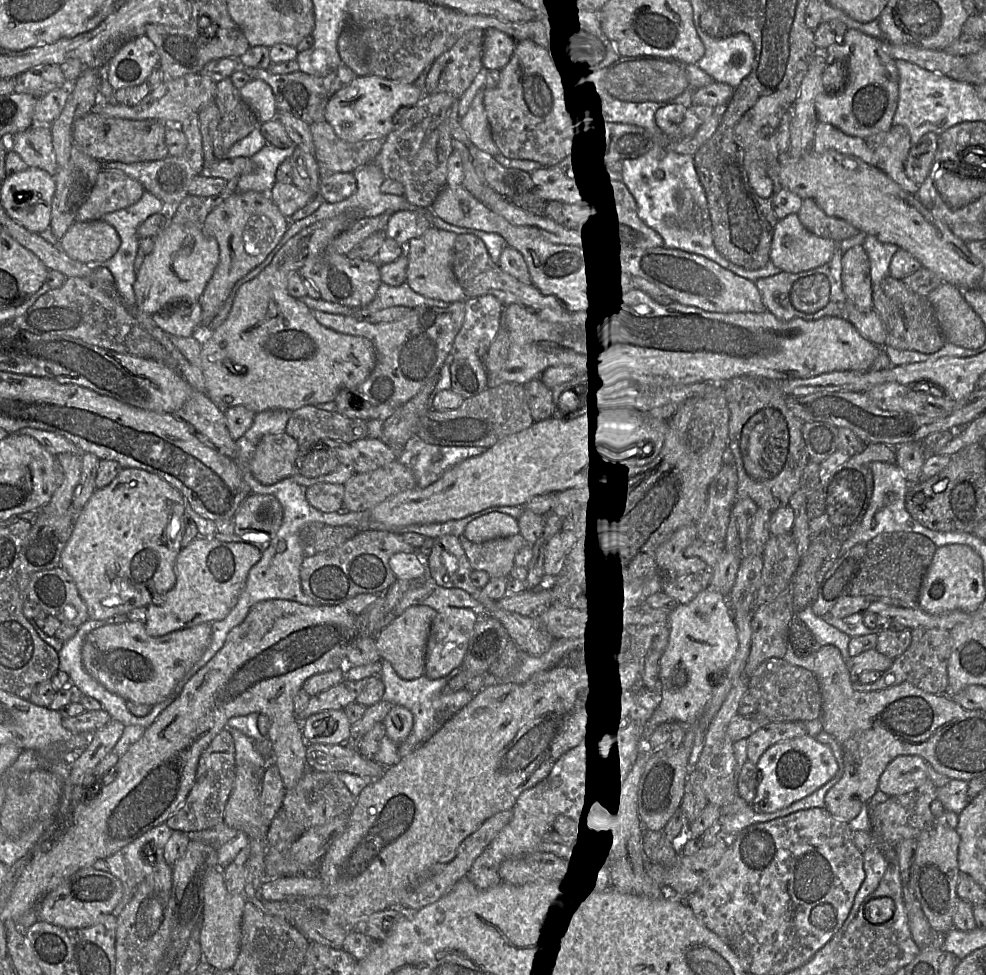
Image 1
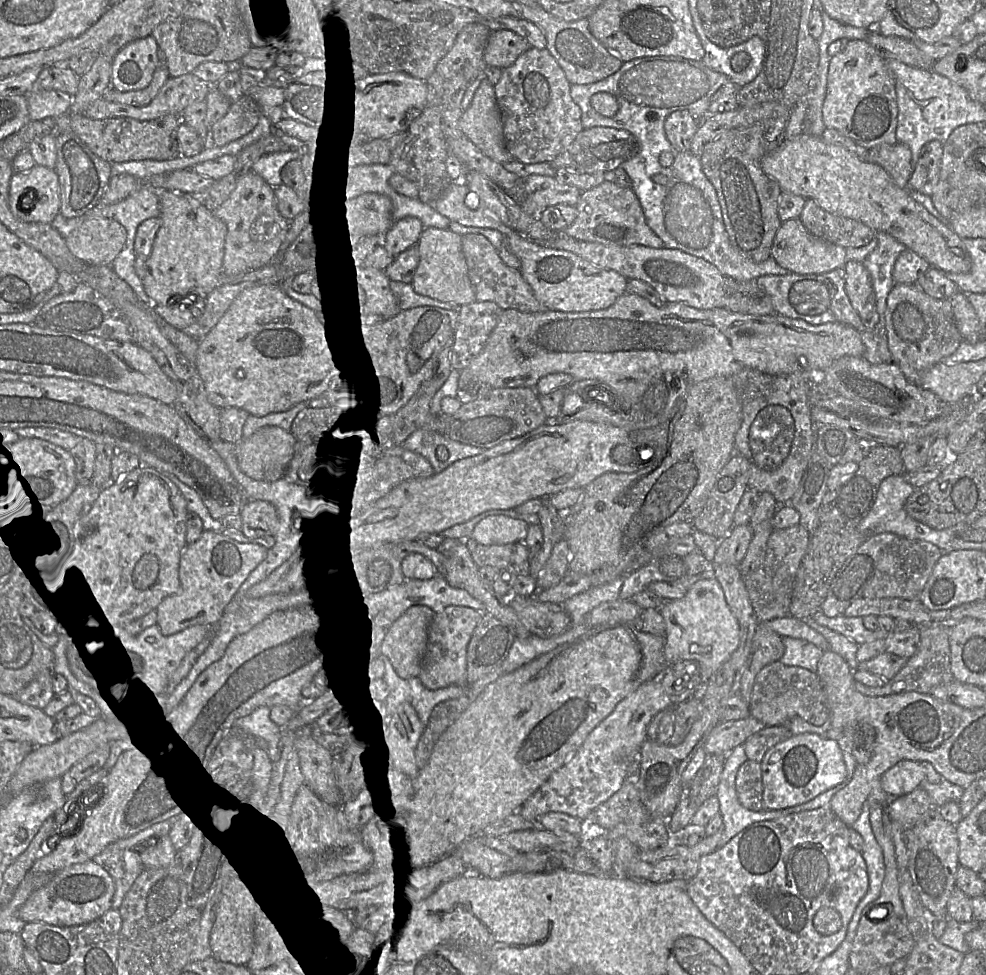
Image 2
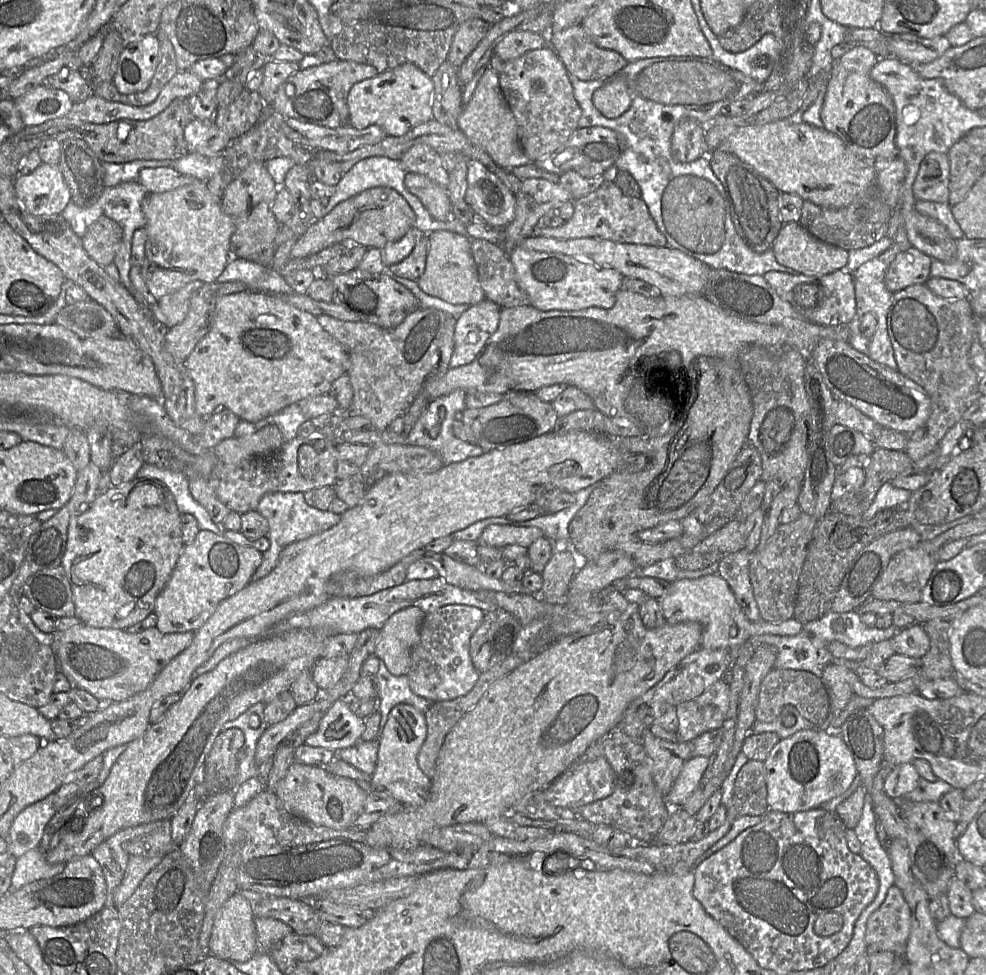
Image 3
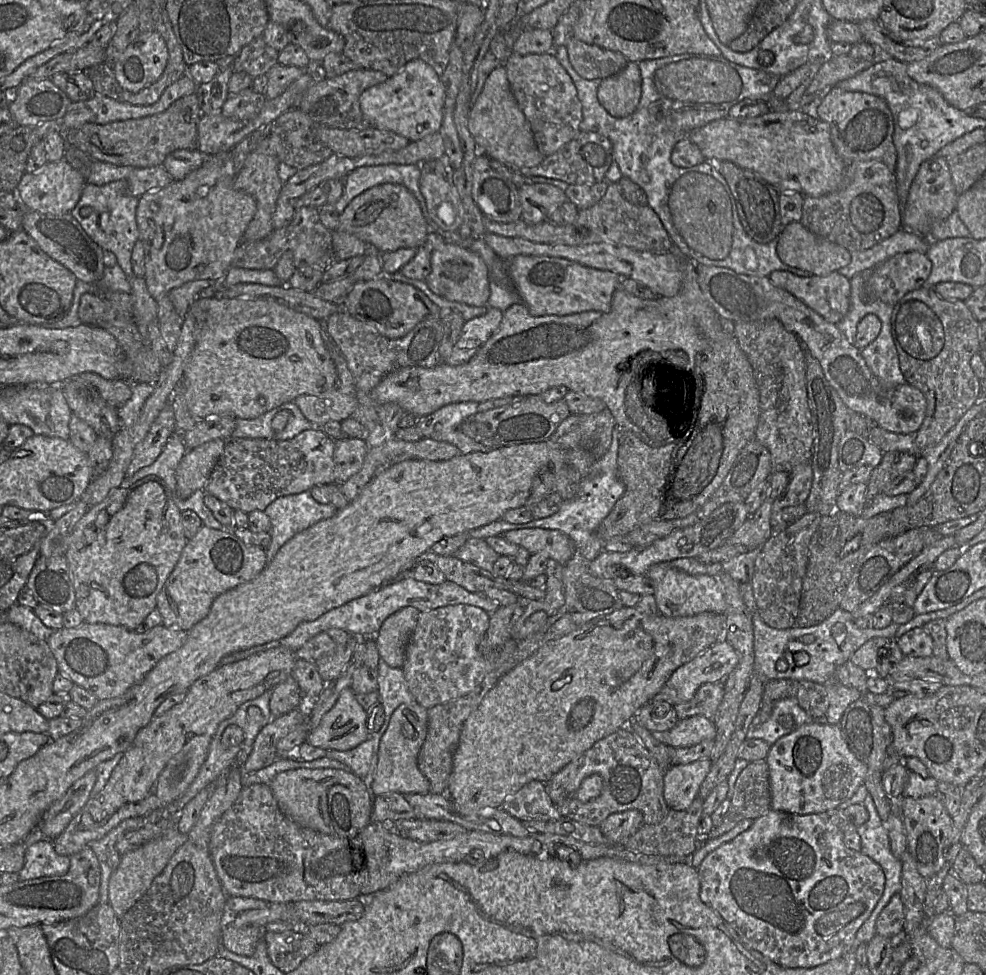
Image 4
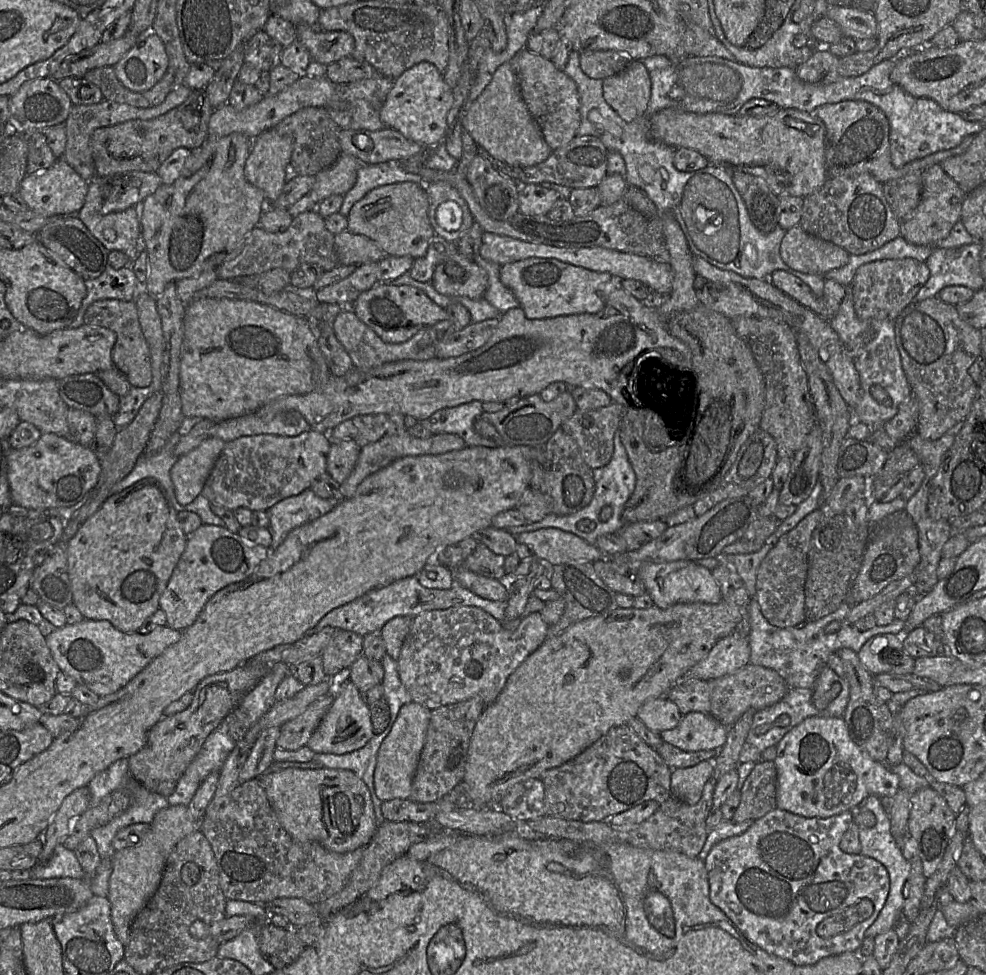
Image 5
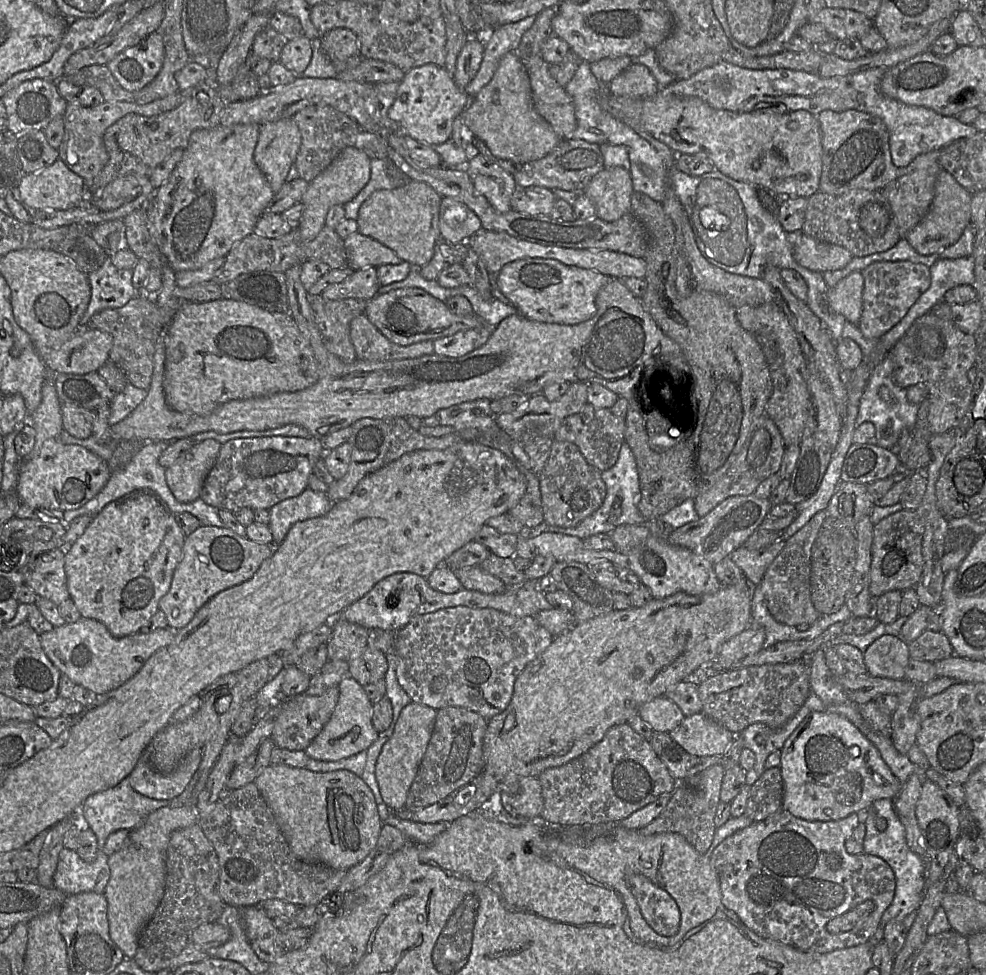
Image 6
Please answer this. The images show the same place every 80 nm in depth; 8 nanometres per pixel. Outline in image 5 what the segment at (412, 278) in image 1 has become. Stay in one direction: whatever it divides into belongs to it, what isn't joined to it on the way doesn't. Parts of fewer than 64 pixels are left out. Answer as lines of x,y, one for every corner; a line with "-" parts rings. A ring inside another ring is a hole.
458,252
436,267
431,283
440,294
477,300
484,298
488,276
477,263

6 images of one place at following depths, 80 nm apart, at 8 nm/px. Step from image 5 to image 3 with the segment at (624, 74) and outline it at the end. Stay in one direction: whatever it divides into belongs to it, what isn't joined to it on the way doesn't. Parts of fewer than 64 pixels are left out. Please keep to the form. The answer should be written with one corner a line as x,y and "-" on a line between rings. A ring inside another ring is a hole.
614,76
593,93
592,101
602,115
615,119
630,108
632,100
625,79

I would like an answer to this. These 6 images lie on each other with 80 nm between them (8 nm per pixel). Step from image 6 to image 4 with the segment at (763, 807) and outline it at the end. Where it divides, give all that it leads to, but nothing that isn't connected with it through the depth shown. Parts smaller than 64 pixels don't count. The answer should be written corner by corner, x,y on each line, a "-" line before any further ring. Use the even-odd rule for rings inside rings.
759,760
755,762
750,762
745,769
741,772
736,780
736,784
734,787
734,793
731,799
731,806
729,808
728,813
726,814
723,822
713,829
704,837
699,836
699,845
701,841
705,841
707,839
717,838
724,833
730,831
734,828
740,821
745,819
758,819
759,817
766,814
769,810
772,809
772,792
771,792
771,784
770,784
770,771
769,766
766,760

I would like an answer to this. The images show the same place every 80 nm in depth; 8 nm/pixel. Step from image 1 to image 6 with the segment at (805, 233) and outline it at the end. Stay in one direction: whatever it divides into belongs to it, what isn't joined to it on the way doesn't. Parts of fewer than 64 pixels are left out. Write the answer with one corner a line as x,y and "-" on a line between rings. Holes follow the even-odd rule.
799,232
792,254
800,266
820,273
845,268
853,258
845,248
817,240
803,232

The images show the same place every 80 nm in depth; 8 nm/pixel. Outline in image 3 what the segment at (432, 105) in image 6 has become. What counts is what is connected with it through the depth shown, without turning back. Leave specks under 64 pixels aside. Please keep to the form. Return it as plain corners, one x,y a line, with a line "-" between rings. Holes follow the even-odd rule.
406,63
395,69
356,83
349,91
349,126
365,129
378,126
388,135
402,136
414,127
433,119
433,82
417,66

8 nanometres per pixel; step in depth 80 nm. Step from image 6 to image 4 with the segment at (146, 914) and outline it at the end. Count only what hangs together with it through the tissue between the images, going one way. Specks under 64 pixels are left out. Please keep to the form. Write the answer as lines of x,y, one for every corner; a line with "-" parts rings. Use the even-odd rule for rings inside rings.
175,816
174,823
159,838
121,855
120,863
109,880
108,899
108,904
120,921
122,916
146,893
154,878
164,870
174,853
187,841
187,834
181,833
177,828

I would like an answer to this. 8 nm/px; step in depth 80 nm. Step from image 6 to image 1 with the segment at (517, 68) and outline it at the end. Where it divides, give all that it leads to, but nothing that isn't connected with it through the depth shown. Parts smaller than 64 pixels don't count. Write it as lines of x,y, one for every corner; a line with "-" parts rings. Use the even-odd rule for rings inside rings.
484,89
478,91
460,124
472,143
480,150
496,156
500,150
496,146
484,108

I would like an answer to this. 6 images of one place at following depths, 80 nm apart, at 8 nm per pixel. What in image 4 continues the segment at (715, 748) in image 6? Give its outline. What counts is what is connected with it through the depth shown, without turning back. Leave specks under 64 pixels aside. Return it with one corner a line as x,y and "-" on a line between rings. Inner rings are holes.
702,715
678,720
668,731
651,732
660,742
674,748
694,746
704,740
715,740
717,730
713,720

